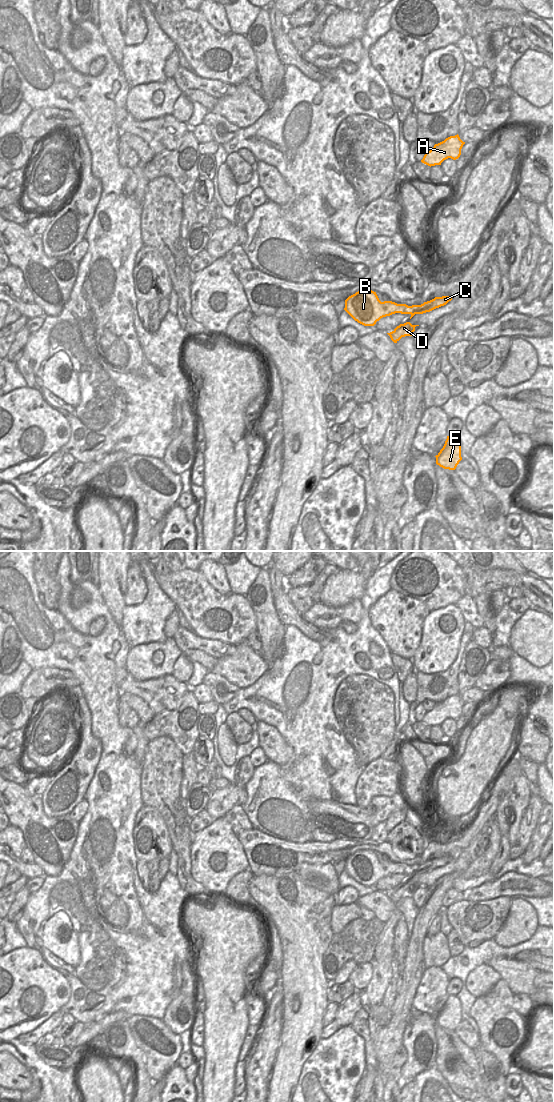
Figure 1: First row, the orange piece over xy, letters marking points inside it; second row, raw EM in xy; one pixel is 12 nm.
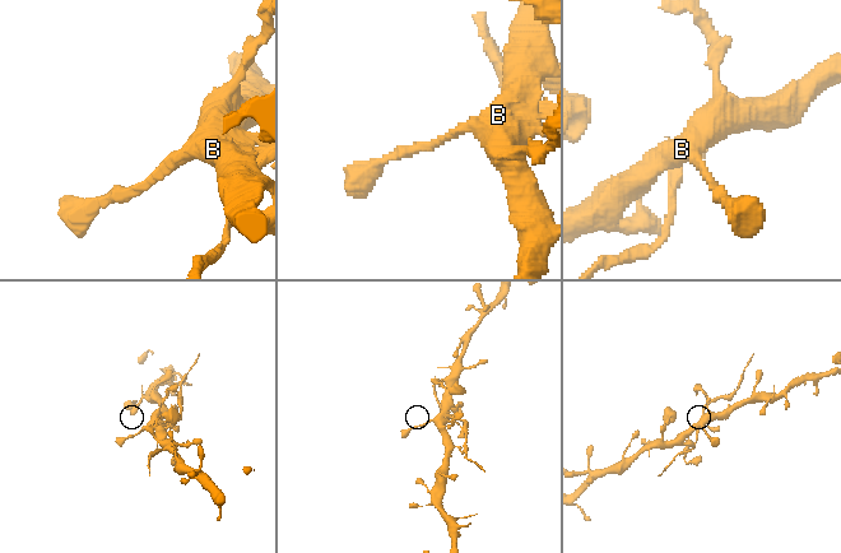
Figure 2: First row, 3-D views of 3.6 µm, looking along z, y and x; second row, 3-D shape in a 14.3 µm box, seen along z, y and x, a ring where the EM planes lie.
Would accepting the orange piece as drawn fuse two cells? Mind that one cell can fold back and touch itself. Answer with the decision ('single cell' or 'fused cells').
fused cells

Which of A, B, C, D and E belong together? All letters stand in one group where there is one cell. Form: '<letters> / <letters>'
A B E / C D

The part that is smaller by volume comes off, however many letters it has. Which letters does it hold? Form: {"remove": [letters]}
{"remove": ["C", "D"]}

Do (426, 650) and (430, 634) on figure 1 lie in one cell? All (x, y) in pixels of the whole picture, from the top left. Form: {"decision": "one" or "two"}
{"decision": "one"}

